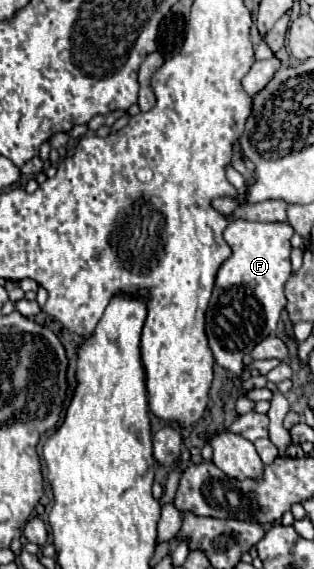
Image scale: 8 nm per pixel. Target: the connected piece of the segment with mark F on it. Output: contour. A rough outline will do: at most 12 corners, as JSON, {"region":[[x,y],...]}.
{"region":[[234,219],[206,311],[230,373],[276,331],[292,273],[288,221]]}

